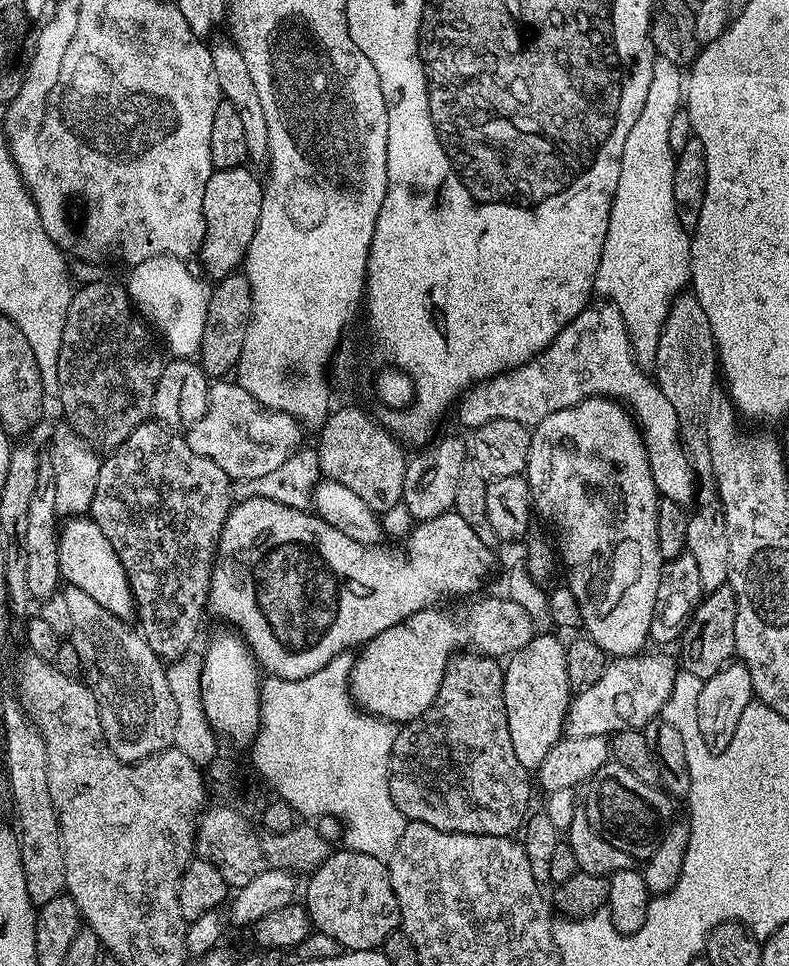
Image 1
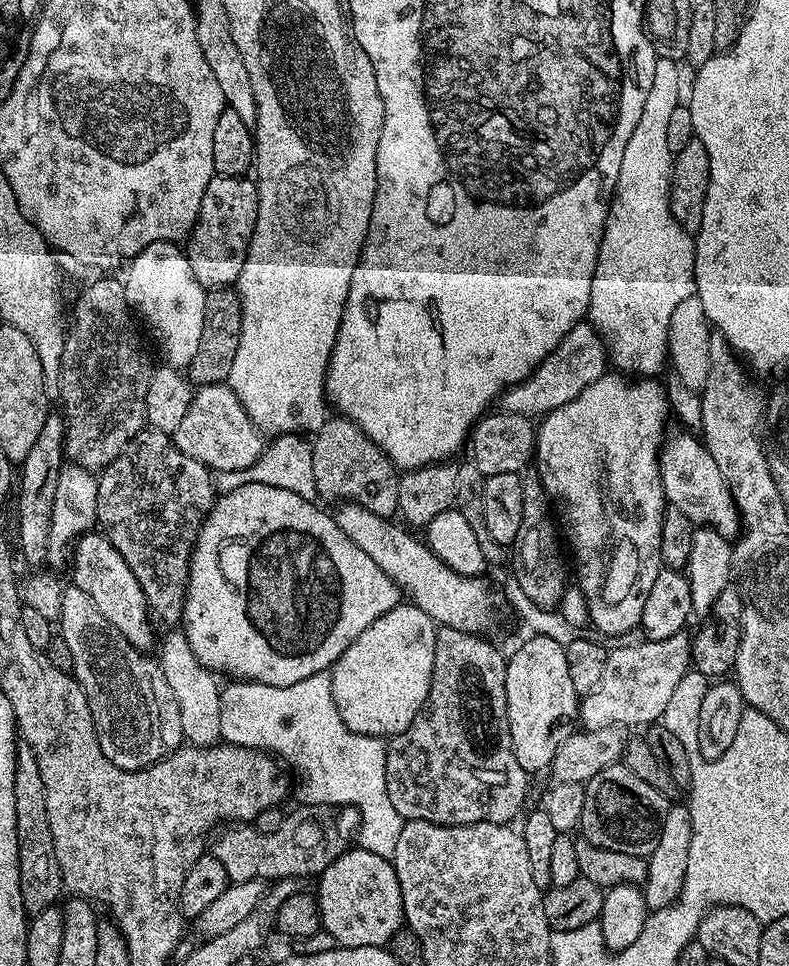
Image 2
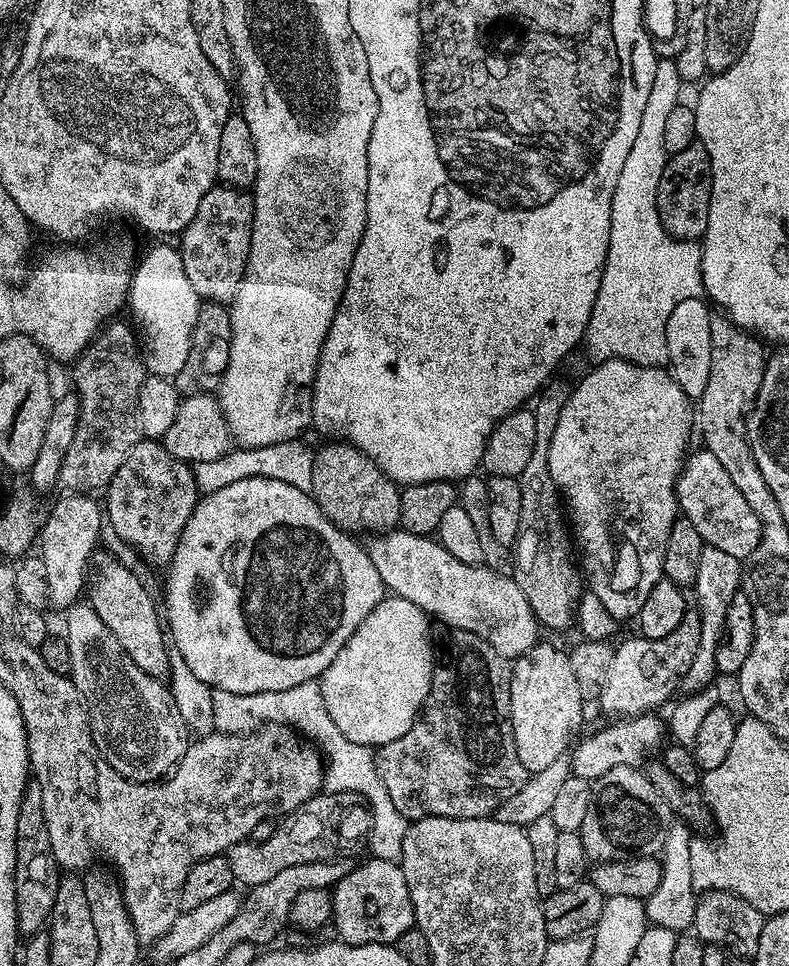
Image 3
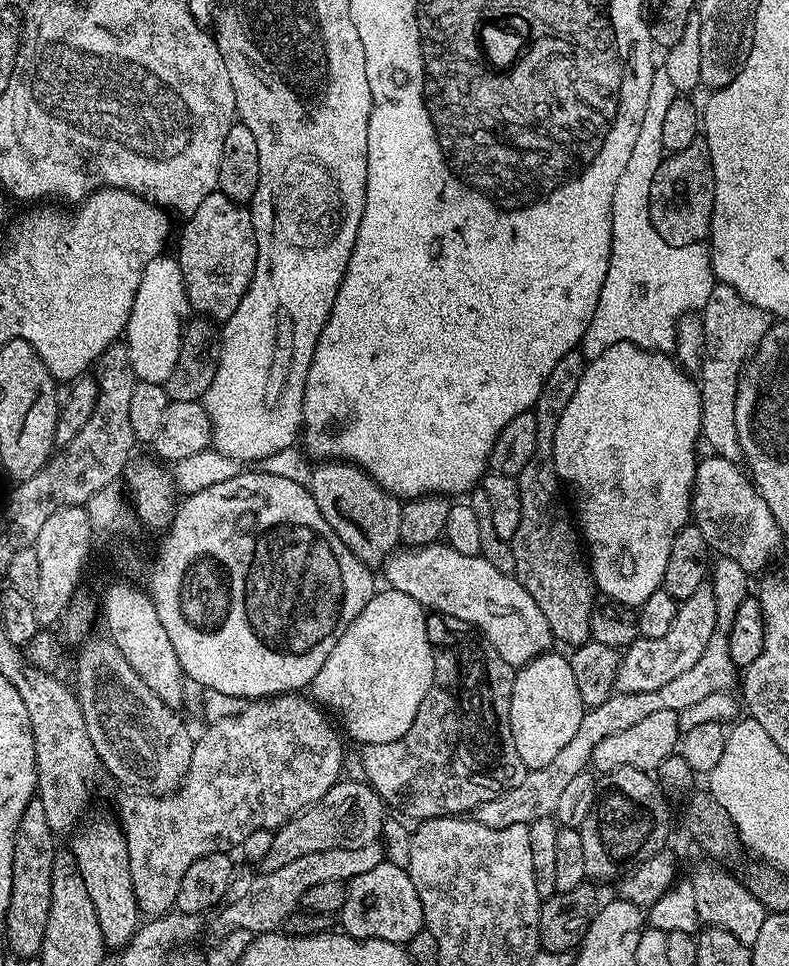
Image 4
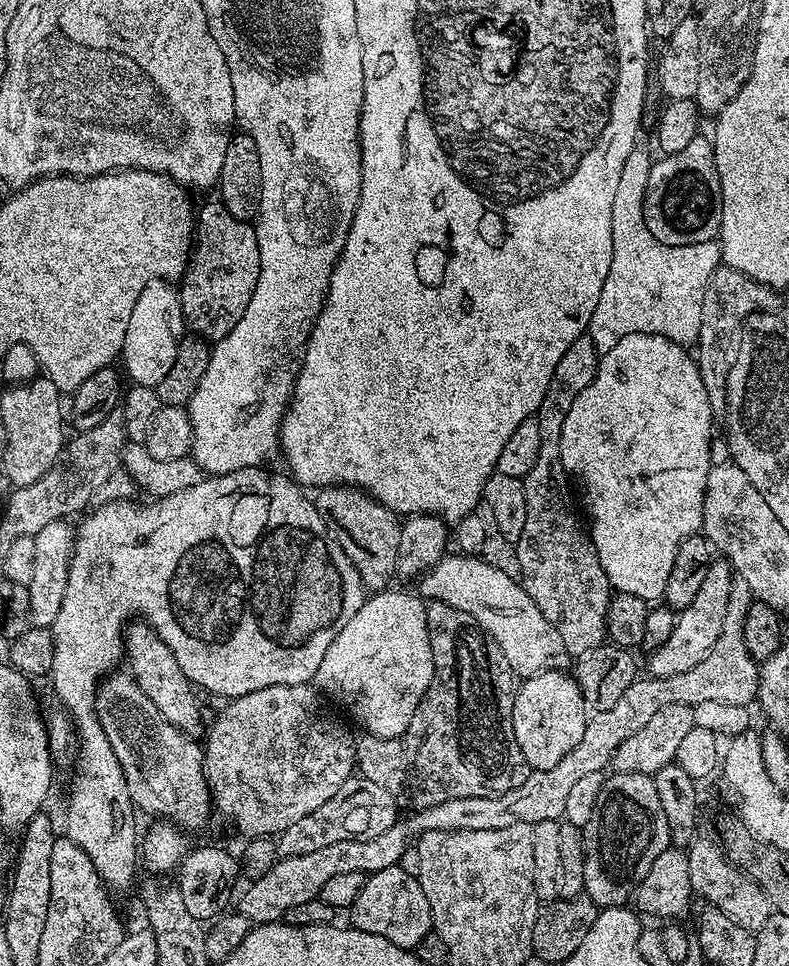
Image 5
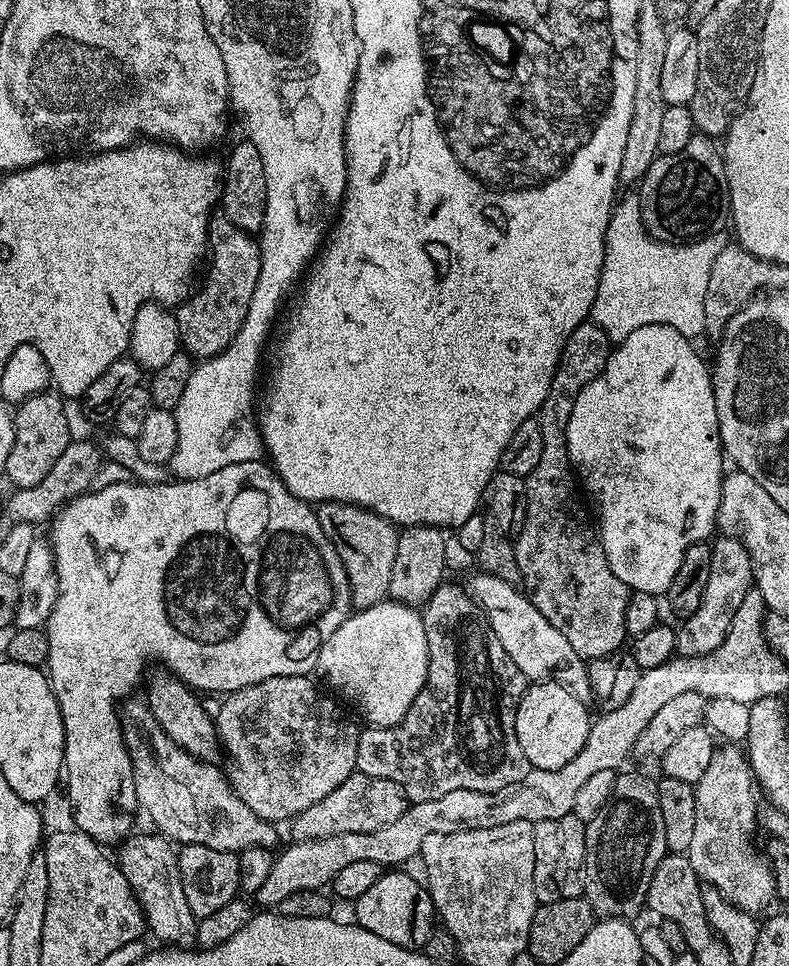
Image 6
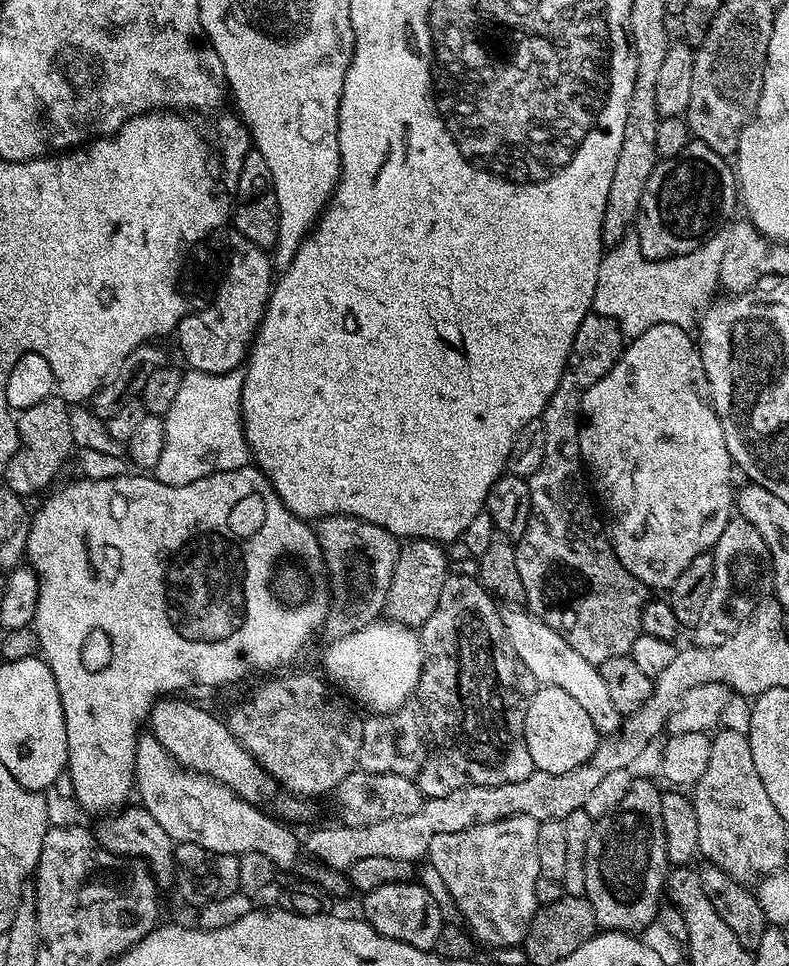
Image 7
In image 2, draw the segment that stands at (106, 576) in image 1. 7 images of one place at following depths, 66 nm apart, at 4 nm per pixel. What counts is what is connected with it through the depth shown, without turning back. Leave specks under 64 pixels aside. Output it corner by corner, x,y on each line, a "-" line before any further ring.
93,530
84,533
76,541
70,557
72,568
71,583
85,594
90,594
94,606
98,606
102,618
130,642
130,646
141,650
148,650
152,644
152,628
154,621
148,610
146,596
142,594
142,586
138,586
138,578
134,578
134,570
126,566
126,558
118,554
108,537

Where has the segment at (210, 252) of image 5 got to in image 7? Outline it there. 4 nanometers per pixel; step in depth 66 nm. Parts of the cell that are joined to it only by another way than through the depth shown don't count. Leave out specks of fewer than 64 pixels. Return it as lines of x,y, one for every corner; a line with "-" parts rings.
244,242
241,245
226,263
226,278
223,279
221,295
216,304
207,313
183,316
176,323
176,344
188,363
187,367
193,372
226,374
237,371
247,361
252,342
256,339
256,330
268,304
268,295
272,293
274,264
269,253
257,244

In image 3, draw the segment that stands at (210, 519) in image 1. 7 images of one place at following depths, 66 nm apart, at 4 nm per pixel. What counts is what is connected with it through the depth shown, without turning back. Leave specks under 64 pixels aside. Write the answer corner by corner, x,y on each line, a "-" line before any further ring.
141,438
126,454
126,462
118,466
118,474
114,474
103,496
106,523
136,549
145,563
156,570
167,569
198,499
193,469
175,460
159,439

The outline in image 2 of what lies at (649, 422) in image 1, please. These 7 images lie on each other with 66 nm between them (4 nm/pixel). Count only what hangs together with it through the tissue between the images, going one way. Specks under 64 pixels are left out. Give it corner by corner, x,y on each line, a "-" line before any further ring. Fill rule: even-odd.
581,322
574,326
574,330
570,330
570,334
566,334
560,345
521,384
515,384
499,397
499,407
505,412
529,418
543,418
558,406
570,402
573,396
590,386
590,382
606,375
607,368
604,367
609,367
609,364
603,339
591,323
-
679,430
665,439
660,450
660,477
664,487
664,499
671,507
682,510
693,525
713,528
727,538
739,537
742,531
740,512
734,498
718,470
714,458
696,440
691,431

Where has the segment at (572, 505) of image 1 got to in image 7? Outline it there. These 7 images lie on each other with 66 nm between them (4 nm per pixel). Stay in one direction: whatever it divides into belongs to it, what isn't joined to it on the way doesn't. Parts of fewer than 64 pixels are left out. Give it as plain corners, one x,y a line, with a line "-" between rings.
655,324
640,333
625,347
616,365
601,380
594,382
590,390
586,390
584,401
580,404
582,417
578,429
580,459
591,483
592,480
596,483
596,488
600,491
600,496
604,499
609,514
613,516
612,528
610,524
612,552
618,558
620,565
648,590
652,588
671,589
678,574
682,574
682,570
686,570
686,566
690,566
690,562
694,562
698,554
709,551
716,545
718,538
722,538
722,530
726,530
729,520
734,516
734,487
732,488
734,465
726,450
726,438
722,434
720,419
717,418
716,411
712,409
707,395
702,391
703,384
704,367
693,333
687,328
679,328
673,324

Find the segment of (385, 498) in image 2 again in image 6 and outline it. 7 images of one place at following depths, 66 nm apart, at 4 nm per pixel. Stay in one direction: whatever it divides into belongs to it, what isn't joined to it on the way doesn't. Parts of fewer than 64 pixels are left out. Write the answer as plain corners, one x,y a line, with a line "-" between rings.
322,504
316,508
316,517
318,522
322,526
322,530
326,534
326,538
330,538
334,542
338,542
338,547
340,549
341,556
347,561
349,573
354,574
351,577
352,582
352,603
357,609
364,609
374,606
376,603
382,603
389,599
388,591
390,590
390,577
394,575
394,558
398,554
398,538
400,537
400,532
398,531
397,525
390,523
386,518
382,518
378,514
374,514
370,510
365,508
358,508
353,504

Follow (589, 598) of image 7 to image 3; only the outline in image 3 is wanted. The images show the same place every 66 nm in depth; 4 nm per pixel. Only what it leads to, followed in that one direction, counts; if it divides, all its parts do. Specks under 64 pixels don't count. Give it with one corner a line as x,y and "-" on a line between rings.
549,383
534,400
538,438
534,438
534,454
530,454
526,467
518,477
522,490
522,518
518,522
512,552
511,577
518,582
522,594
526,594
530,610
534,610
537,621
545,629
571,629
576,618
576,603
580,601
582,576
574,559
574,544
570,539
562,497
556,491
556,483
550,478
550,438
554,434
554,426
558,426
558,414
562,414
562,406
566,406
570,391
569,385
556,383

